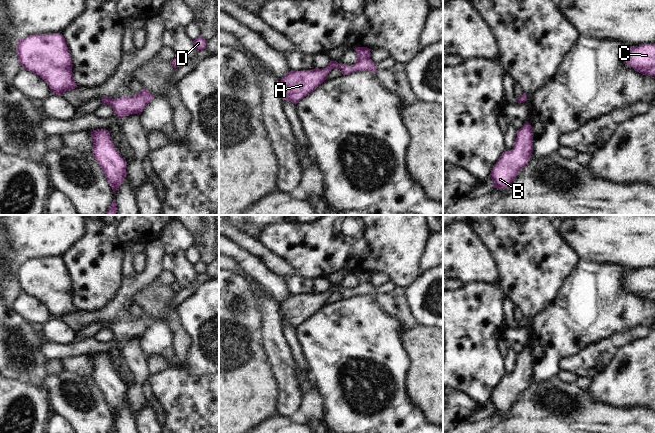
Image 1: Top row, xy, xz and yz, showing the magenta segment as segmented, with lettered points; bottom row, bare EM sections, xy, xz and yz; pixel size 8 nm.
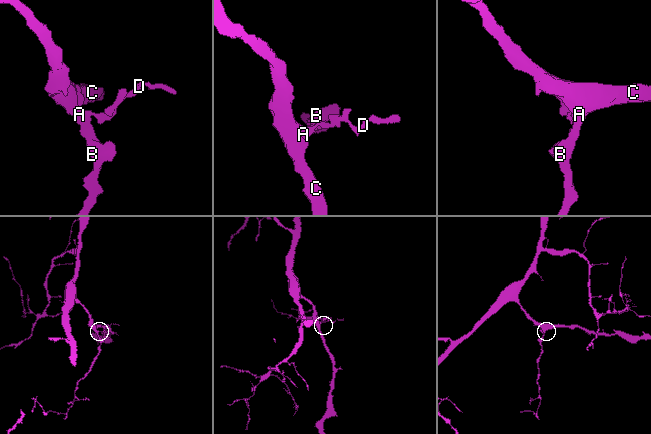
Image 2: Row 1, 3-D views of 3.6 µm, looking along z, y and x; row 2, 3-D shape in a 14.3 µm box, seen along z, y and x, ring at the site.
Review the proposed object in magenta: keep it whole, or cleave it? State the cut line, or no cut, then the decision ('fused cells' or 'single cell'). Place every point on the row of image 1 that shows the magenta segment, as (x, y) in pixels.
no cut | single cell

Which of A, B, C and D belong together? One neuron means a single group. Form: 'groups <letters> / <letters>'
groups A B C D

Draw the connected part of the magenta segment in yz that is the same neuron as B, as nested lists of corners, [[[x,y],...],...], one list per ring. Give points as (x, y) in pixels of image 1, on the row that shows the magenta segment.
[[[528,121],[517,130],[515,145],[501,155],[493,166],[490,177],[494,188],[508,188],[519,171],[530,161],[533,151],[532,127]]]

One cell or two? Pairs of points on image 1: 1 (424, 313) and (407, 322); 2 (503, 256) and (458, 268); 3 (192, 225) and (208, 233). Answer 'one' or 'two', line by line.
1: two
2: two
3: two

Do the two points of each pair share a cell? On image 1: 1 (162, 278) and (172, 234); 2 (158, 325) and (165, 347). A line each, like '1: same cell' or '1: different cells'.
1: different cells
2: same cell

